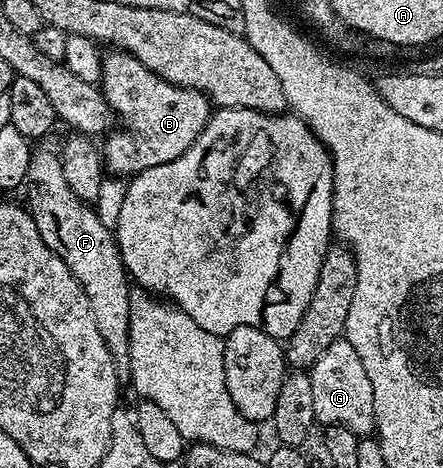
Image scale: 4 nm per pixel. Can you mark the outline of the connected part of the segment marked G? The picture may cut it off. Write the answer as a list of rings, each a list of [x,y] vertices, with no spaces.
[[[340,339],[331,343],[307,374],[315,415],[322,426],[338,425],[358,435],[369,435],[376,430],[375,391],[371,391],[371,379],[367,379],[363,359],[359,359],[349,341]]]

